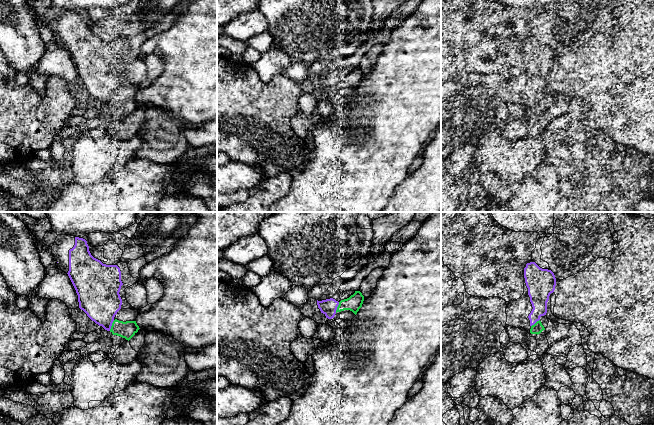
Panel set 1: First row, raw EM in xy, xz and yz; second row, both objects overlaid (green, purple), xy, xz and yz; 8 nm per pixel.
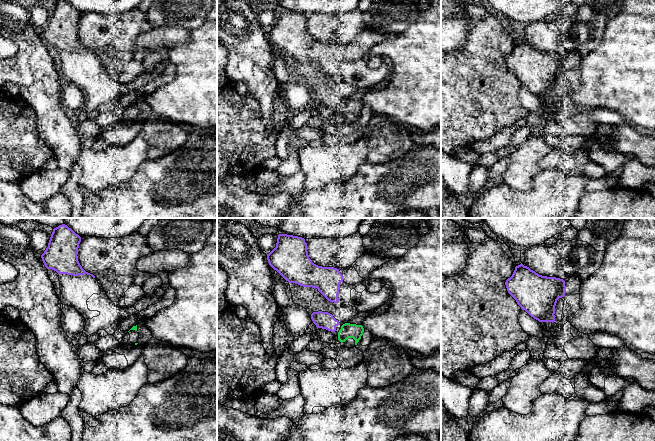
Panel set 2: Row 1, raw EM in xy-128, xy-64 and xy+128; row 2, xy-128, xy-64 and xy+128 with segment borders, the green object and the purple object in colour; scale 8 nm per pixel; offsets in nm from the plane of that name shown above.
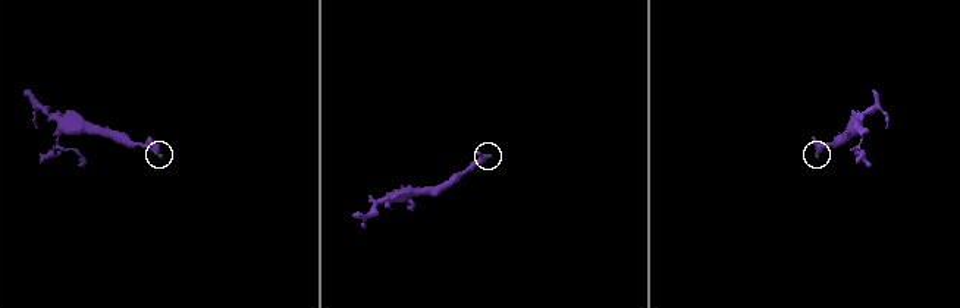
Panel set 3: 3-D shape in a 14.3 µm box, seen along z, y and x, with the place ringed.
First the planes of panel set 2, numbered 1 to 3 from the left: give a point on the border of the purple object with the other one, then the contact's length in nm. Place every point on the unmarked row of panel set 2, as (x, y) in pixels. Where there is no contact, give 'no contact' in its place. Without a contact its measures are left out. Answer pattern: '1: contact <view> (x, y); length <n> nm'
1: no contact
2: no contact
3: no contact

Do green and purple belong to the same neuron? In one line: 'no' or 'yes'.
yes

